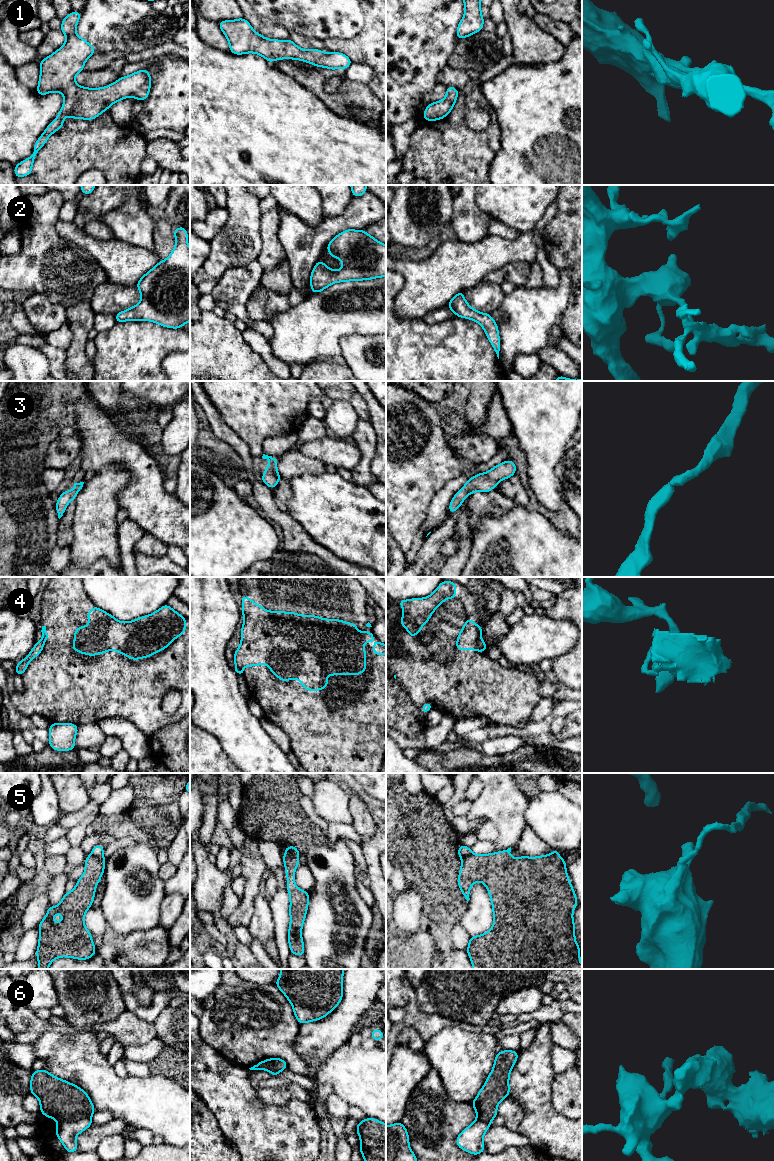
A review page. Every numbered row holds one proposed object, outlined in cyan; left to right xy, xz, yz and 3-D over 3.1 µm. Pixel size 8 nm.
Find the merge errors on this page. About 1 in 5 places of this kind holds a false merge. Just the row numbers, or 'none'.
4, 5, 6

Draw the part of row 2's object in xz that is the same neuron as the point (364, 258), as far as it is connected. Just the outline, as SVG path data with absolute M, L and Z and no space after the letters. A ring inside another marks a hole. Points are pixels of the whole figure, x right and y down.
M344 230L327 244L327 250L330 256L342 261L344 266L340 270L332 270L324 264L323 260L318 260L310 276L311 293L319 293L337 282L386 277L386 245L377 241L364 230Z

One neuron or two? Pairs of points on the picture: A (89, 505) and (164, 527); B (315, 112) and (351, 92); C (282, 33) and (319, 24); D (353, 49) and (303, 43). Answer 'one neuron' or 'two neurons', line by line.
A: two neurons
B: two neurons
C: two neurons
D: two neurons

